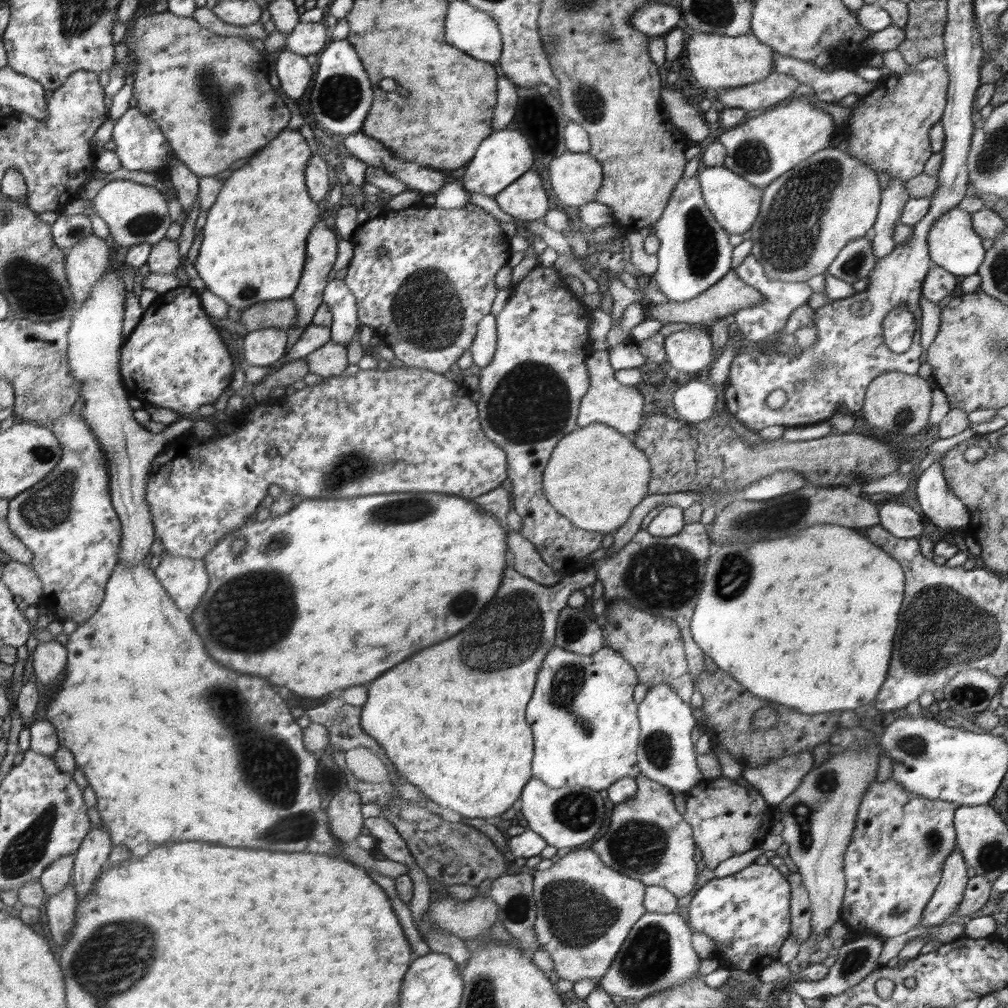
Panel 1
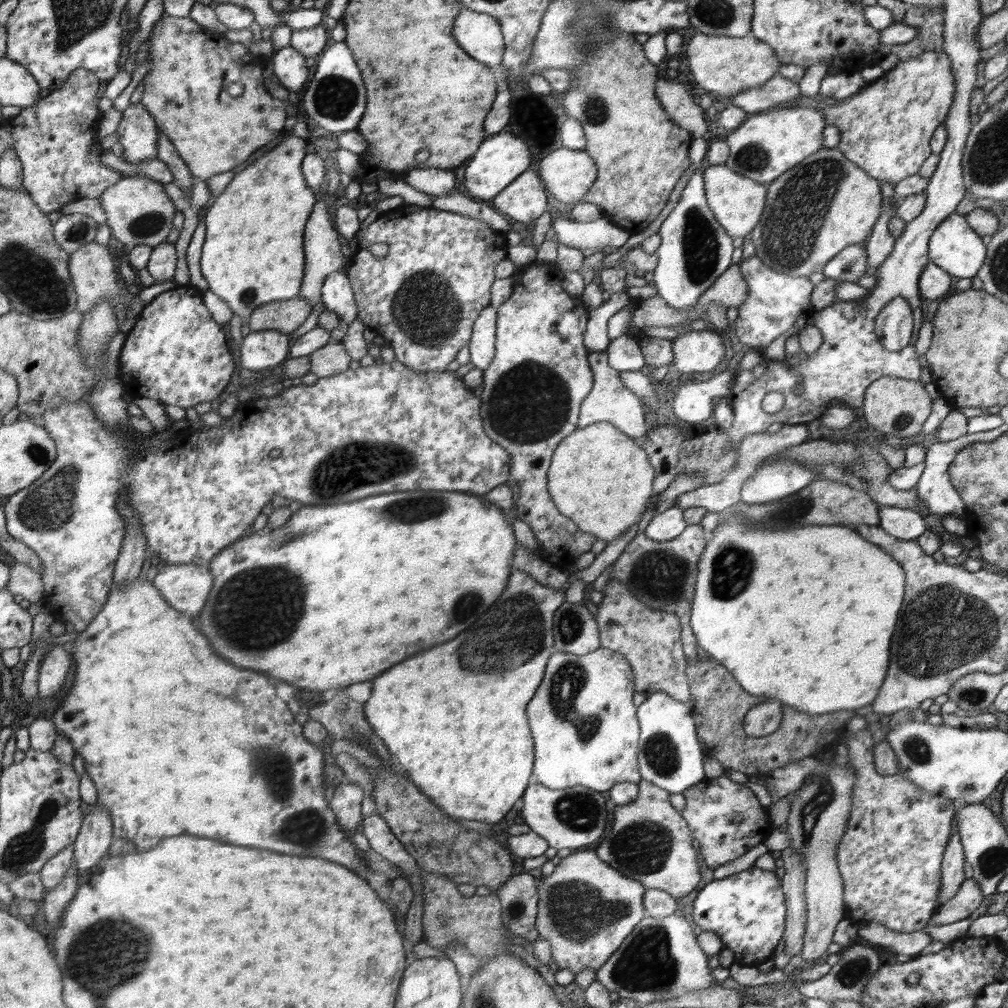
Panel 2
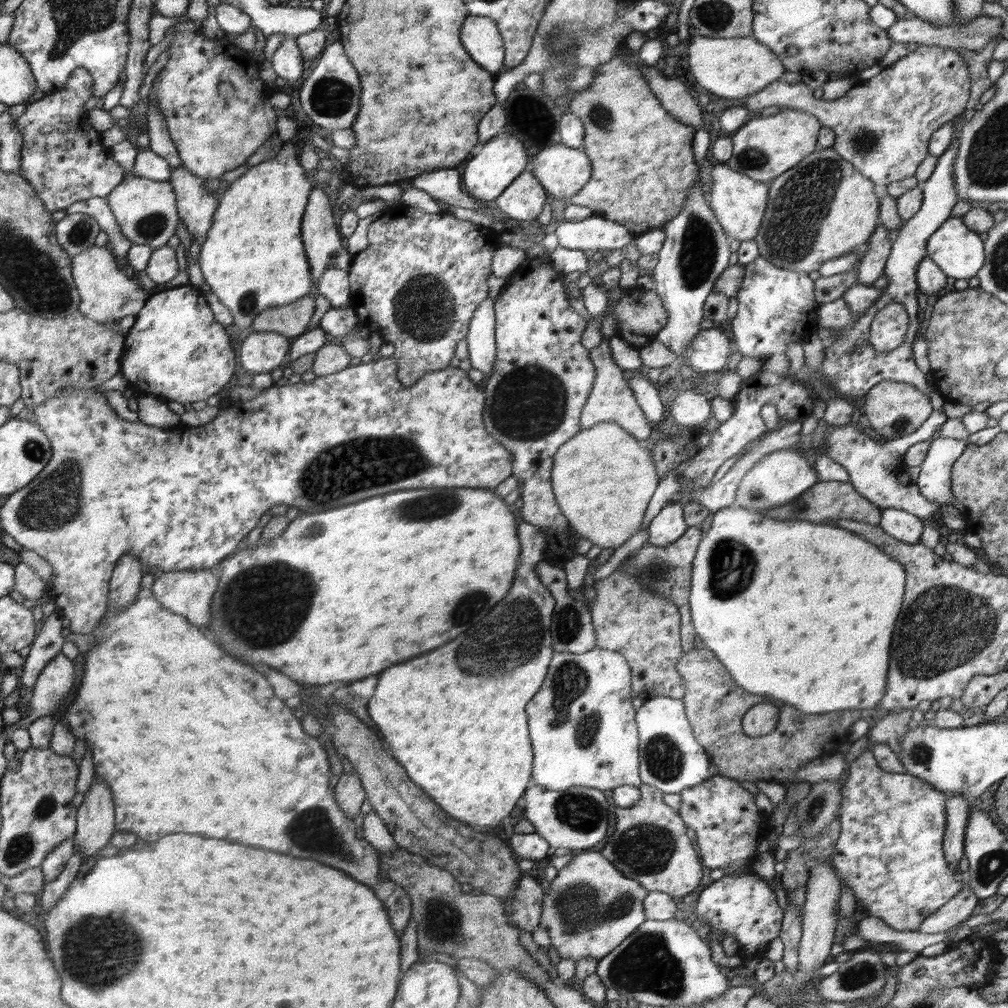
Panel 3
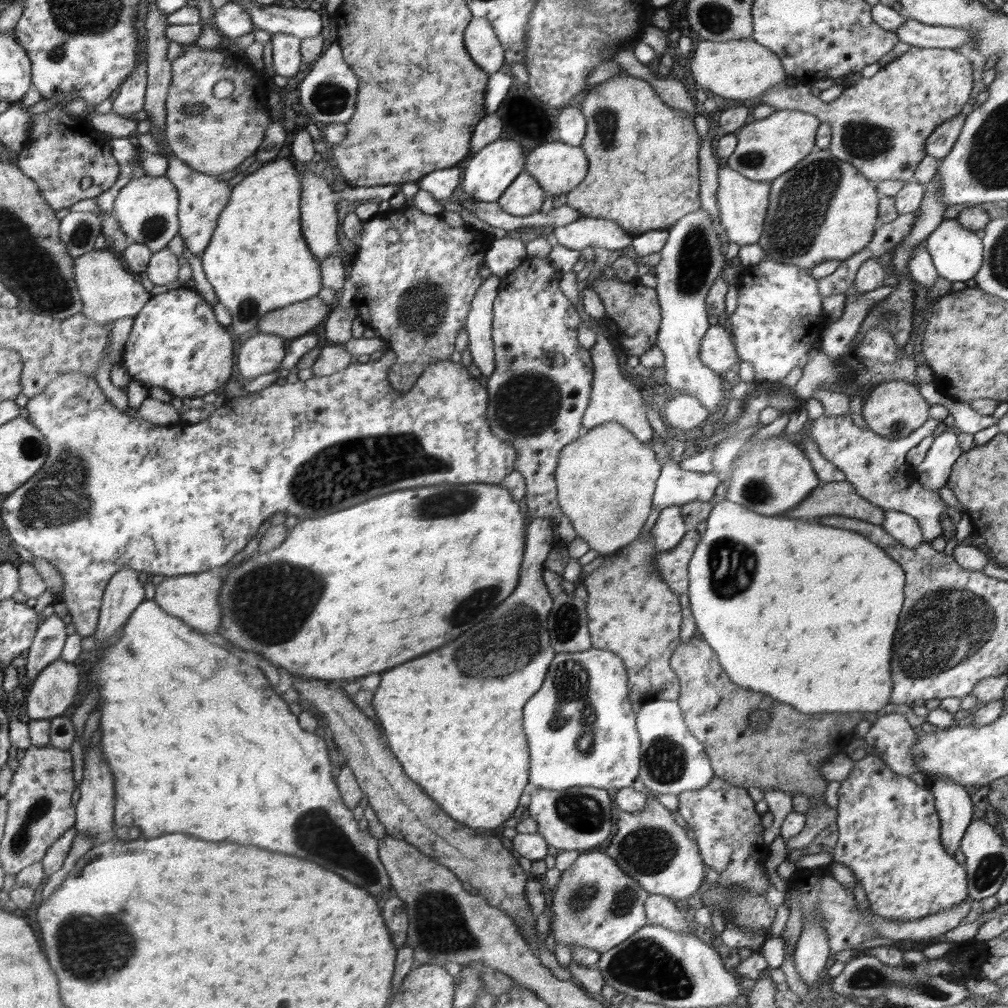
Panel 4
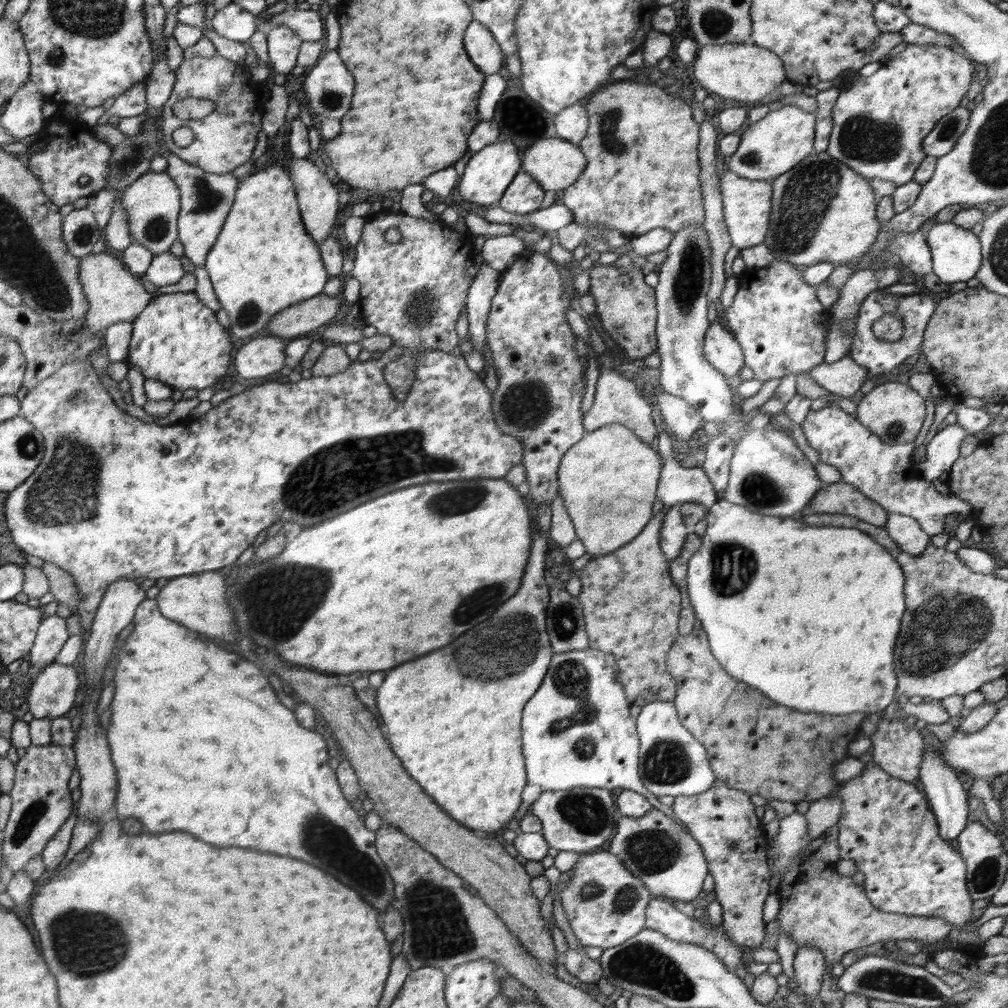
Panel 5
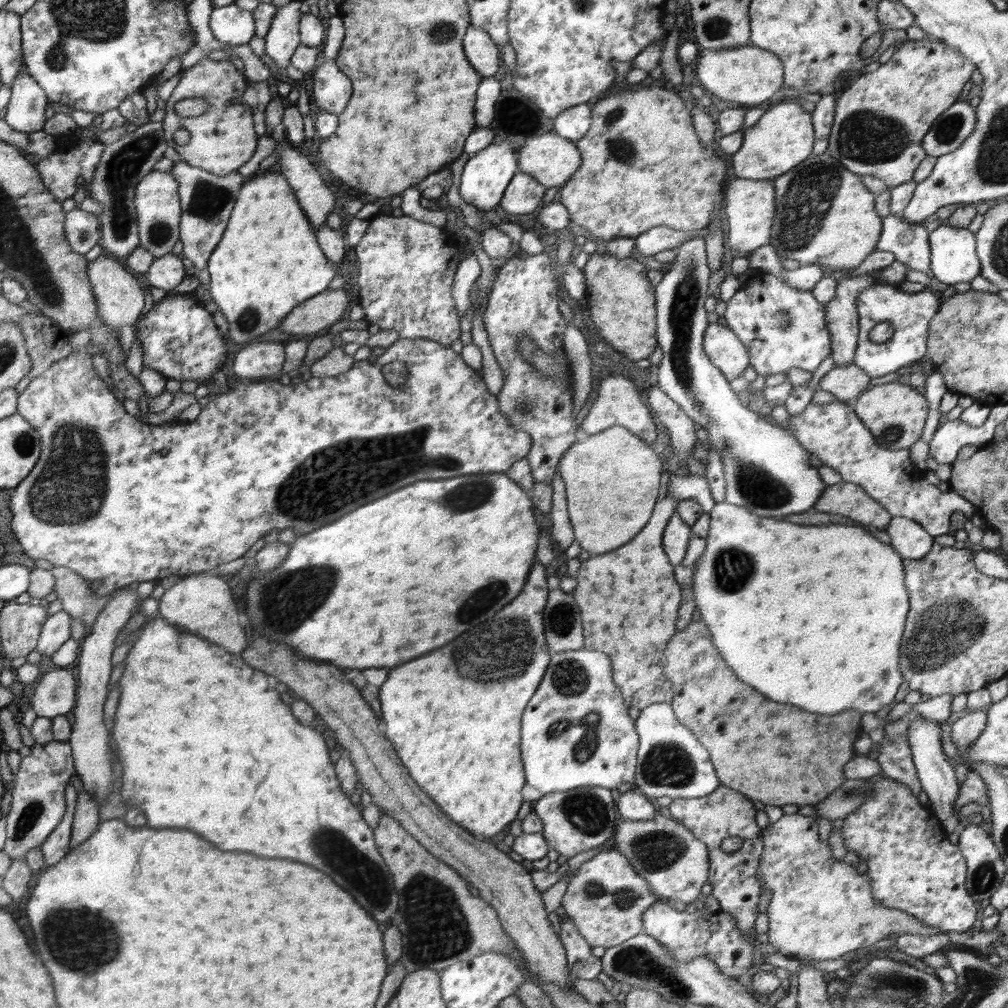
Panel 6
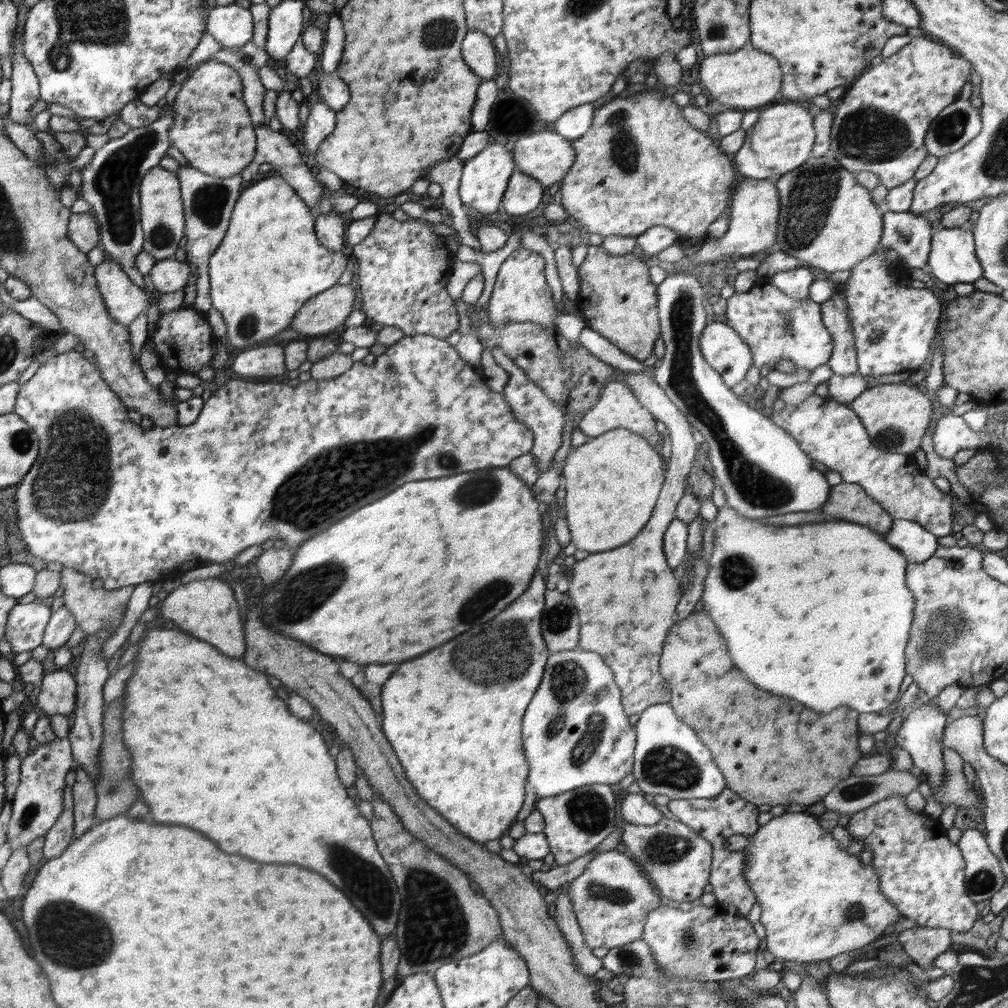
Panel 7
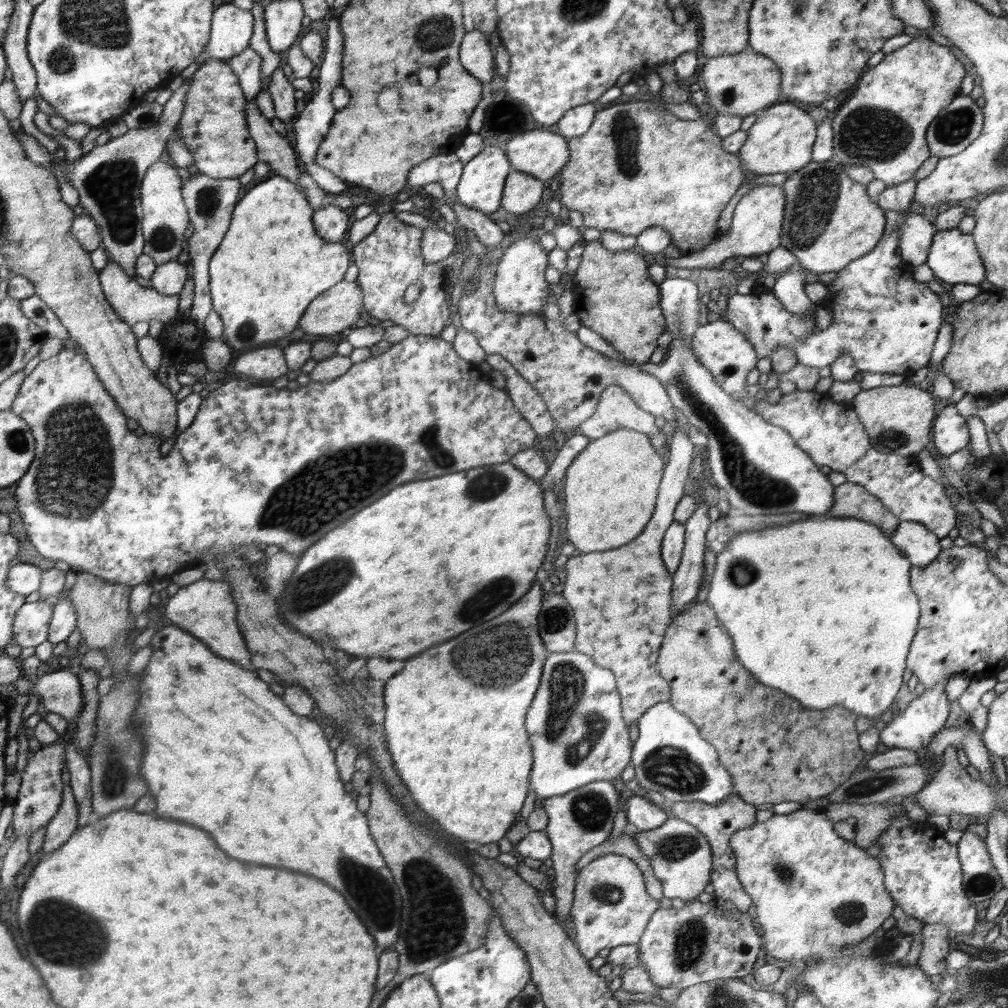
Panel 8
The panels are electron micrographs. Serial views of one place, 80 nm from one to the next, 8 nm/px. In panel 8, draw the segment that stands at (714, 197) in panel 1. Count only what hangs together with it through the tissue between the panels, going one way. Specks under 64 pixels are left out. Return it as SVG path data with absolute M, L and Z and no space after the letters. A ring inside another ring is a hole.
M768 184L754 186L740 198L740 202L733 212L732 223L727 235L722 234L720 238L697 253L683 255L678 259L665 258L666 266L685 269L688 272L696 268L714 269L724 263L724 260L734 256L754 258L754 256L770 253L780 247L785 206L786 195L781 186L768 186Z

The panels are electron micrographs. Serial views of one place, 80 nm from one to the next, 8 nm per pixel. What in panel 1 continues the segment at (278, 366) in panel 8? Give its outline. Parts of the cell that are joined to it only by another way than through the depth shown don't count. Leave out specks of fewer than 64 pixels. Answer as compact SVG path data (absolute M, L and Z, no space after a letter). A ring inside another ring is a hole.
M265 328L249 332L243 337L244 358L250 366L268 366L284 357L286 352L284 329Z

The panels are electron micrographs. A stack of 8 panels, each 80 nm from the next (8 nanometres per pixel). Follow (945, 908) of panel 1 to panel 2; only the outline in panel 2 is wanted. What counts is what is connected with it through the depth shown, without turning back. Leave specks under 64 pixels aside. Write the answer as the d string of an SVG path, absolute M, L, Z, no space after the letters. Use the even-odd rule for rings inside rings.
M954 821L950 840L946 845L941 862L942 884L941 889L937 894L938 904L933 911L933 914L936 913L943 904L950 902L950 899L954 898L954 895L958 892L960 885L965 882L964 862L965 854Z

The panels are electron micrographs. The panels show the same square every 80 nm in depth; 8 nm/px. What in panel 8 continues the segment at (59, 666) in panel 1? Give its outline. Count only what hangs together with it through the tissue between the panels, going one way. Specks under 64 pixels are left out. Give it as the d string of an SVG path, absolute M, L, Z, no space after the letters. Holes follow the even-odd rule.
M62 668L38 677L33 691L40 696L43 712L60 714L68 722L78 720L84 712L82 682L68 670Z

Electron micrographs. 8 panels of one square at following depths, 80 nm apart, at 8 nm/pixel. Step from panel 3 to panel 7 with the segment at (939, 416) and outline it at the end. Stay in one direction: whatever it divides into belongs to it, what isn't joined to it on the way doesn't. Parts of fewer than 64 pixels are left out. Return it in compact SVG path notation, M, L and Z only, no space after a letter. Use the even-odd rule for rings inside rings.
M810 394L798 407L785 404L784 409L768 418L791 434L810 458L839 472L842 481L862 486L894 519L916 522L937 537L952 533L952 496L957 495L940 491L925 471L917 469L911 454L890 456L874 448L861 419L848 404Z

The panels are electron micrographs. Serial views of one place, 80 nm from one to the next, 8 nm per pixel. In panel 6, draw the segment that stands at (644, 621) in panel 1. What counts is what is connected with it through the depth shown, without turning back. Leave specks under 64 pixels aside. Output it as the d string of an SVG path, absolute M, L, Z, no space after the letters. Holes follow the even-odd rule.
M667 492L667 496L655 505L646 526L630 542L604 554L584 556L575 577L578 584L571 593L580 606L579 612L582 612L584 648L608 654L613 681L619 686L625 705L640 711L657 702L670 703L675 693L672 683L662 672L662 660L668 641L676 634L681 588L675 579L675 566L670 564L663 549L663 532L670 517L676 513L677 506L677 500Z

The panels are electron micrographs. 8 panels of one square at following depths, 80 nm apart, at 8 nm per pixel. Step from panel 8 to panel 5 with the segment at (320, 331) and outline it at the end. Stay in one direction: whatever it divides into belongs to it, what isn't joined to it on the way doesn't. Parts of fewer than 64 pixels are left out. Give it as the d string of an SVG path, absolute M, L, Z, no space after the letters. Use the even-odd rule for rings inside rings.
M318 294L318 298L309 298L310 302L299 302L298 306L289 306L288 309L281 310L276 314L268 325L267 332L277 337L287 339L296 336L306 335L310 330L320 328L322 324L330 322L338 308L343 306L340 294L330 297L326 294Z

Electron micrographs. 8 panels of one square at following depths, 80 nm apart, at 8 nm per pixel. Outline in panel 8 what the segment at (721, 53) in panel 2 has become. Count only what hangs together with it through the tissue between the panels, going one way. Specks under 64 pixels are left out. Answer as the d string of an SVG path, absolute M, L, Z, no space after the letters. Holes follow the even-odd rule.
M750 45L741 53L708 58L703 67L703 79L706 86L705 111L709 118L716 115L745 118L775 104L781 93L780 68L771 58L756 53Z

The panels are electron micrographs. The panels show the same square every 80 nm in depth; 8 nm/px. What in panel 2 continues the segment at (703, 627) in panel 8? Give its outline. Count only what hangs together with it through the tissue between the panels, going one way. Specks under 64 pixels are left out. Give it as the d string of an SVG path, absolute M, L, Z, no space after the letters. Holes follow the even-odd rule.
M708 658L706 662L698 660L696 663L687 663L686 675L692 696L688 700L692 706L692 719L696 725L698 740L706 745L706 754L720 762L726 771L737 770L750 780L770 774L774 769L792 761L815 756L827 744L839 744L846 724L857 714L856 709L852 709L810 716L783 704L783 717L775 732L767 736L747 736L743 730L746 713L768 698L746 692L732 674L712 658Z

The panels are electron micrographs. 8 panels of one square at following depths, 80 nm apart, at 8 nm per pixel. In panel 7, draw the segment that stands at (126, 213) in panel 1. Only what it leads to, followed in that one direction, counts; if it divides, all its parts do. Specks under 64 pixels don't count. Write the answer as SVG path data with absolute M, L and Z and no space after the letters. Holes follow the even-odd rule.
M156 166L148 171L139 187L143 250L155 261L165 261L176 252L180 238L185 235L185 214L182 214L180 186L176 173Z

